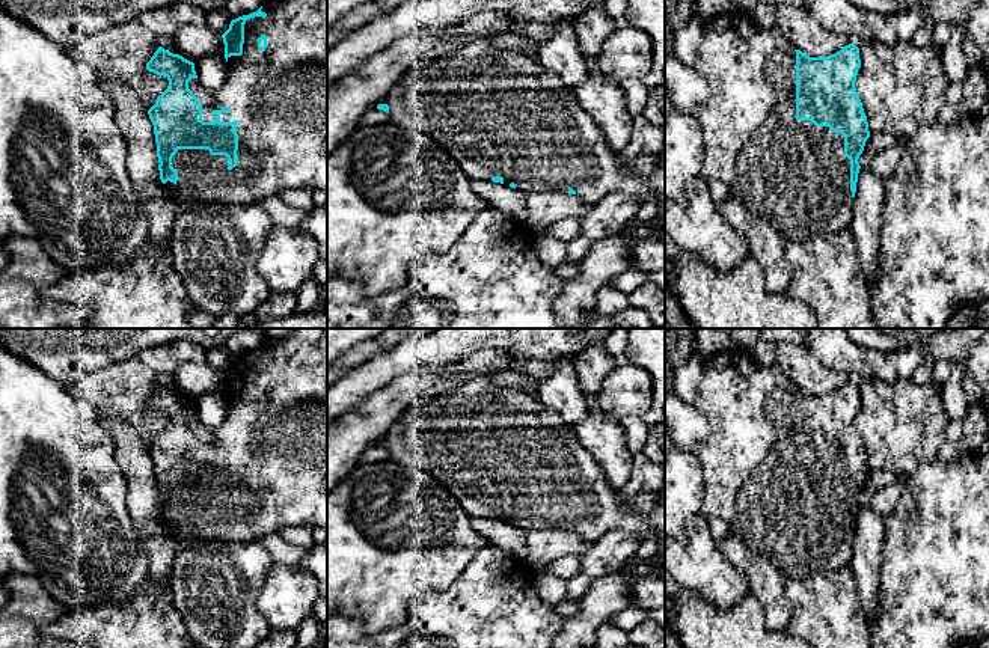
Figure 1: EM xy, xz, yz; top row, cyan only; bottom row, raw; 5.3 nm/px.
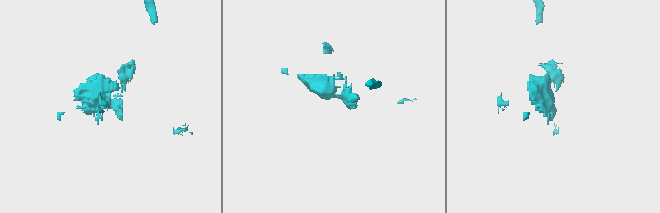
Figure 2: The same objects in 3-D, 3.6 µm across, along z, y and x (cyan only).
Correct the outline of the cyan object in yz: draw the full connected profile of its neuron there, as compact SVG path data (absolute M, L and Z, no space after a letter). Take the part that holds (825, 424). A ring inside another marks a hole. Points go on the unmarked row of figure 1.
M734 345L704 359L694 407L706 414L709 436L697 446L706 491L700 514L722 518L731 535L763 556L787 579L807 579L850 567L859 511L858 496L870 475L855 419L859 386L852 380L835 392L810 395L779 368L763 366L754 353Z

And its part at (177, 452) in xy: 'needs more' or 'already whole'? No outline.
needs more

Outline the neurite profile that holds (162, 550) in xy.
M101 410L98 414L106 417L115 442L115 460L128 487L125 502L149 555L149 576L157 583L170 583L178 552L160 517L154 463L133 426L118 411Z

